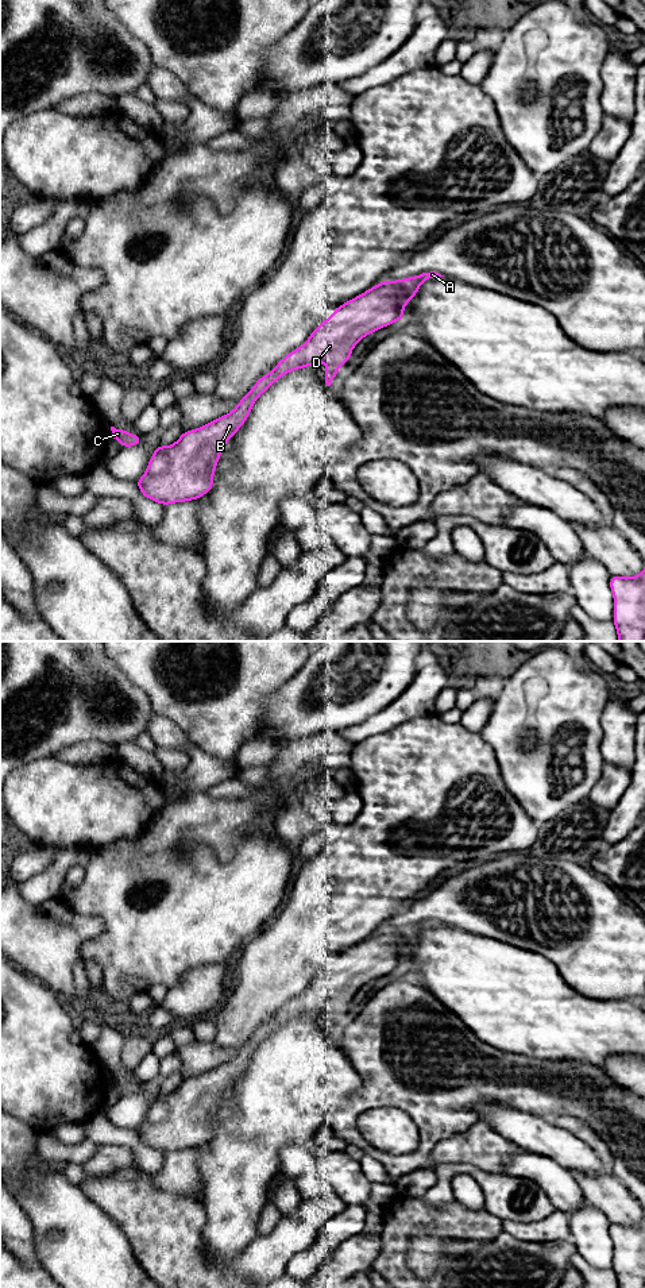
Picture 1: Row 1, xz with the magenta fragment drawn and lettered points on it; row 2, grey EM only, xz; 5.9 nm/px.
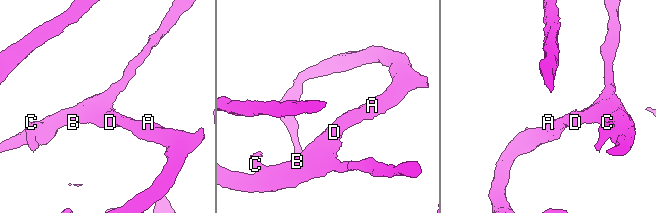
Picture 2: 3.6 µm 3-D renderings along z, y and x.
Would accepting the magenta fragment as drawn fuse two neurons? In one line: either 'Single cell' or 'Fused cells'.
Single cell

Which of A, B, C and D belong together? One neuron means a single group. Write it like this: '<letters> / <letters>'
A B C D

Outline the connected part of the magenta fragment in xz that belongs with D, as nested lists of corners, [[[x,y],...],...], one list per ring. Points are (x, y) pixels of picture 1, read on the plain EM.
[[[430,919],[405,928],[382,929],[367,940],[337,955],[325,969],[313,977],[309,987],[300,996],[293,998],[281,1007],[269,1022],[260,1025],[232,1060],[197,1077],[182,1080],[181,1085],[169,1095],[159,1092],[151,1103],[147,1119],[135,1130],[142,1142],[166,1154],[174,1150],[193,1149],[211,1139],[213,1135],[213,1121],[216,1119],[223,1095],[244,1072],[254,1050],[263,1040],[282,1023],[320,1010],[327,1011],[325,1031],[331,1034],[339,1021],[337,1015],[348,1011],[355,992],[364,984],[403,968],[403,956],[416,945],[420,933],[426,928],[439,925],[444,923]]]

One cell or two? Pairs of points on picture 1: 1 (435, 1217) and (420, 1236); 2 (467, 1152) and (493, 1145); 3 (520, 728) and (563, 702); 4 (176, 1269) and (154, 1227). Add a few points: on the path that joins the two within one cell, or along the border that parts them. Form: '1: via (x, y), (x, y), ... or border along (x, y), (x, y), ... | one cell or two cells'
1: border along (408, 1231), (424, 1229), (455, 1238) | two cells
2: via (474, 1148), (486, 1148) | one cell
3: via (530, 728), (535, 728), (552, 710) | one cell
4: via (176, 1258), (165, 1238) | one cell

